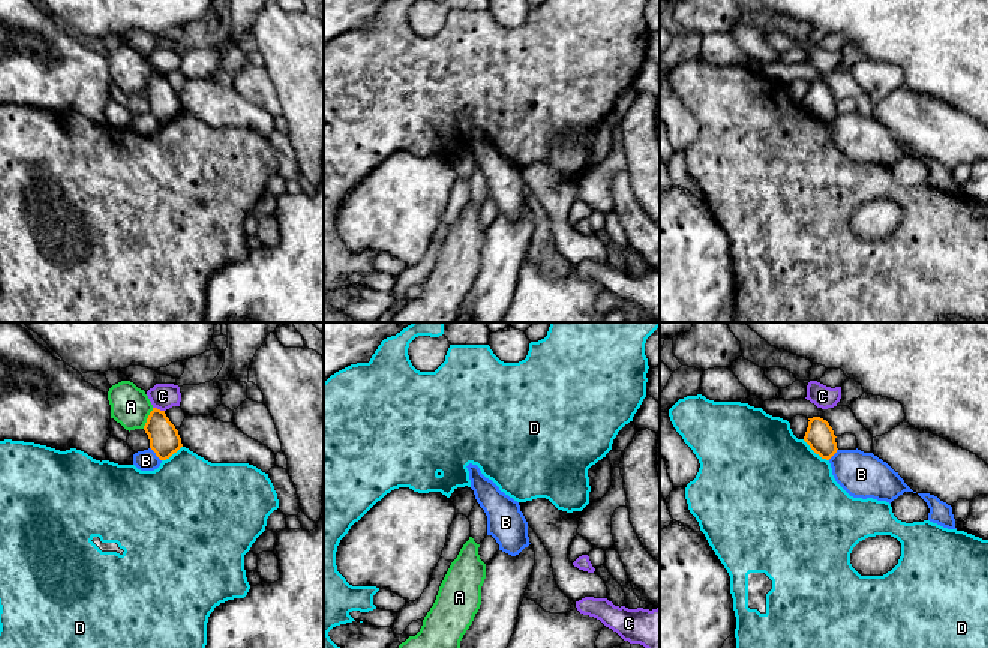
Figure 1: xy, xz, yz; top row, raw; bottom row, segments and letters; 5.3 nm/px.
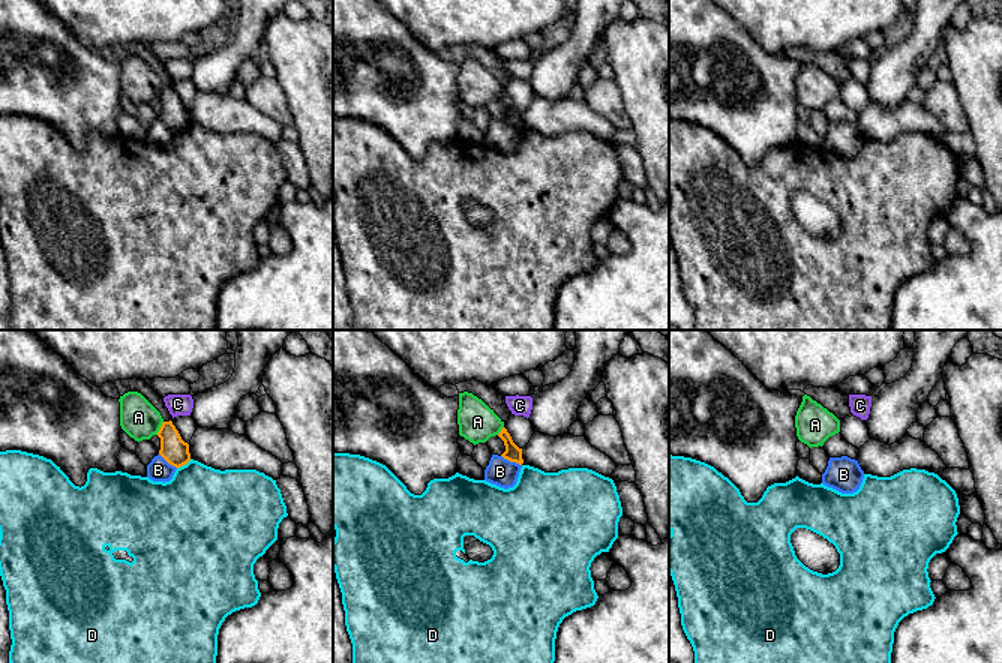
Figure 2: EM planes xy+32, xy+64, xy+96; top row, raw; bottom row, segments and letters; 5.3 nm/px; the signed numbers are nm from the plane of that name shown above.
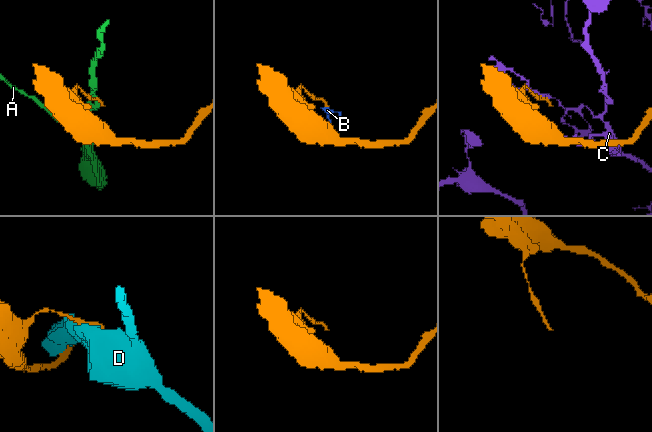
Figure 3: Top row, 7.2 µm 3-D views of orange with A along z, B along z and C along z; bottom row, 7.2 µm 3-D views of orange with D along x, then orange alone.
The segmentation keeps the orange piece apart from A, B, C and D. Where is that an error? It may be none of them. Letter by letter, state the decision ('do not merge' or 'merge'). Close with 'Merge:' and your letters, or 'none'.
A: do not merge
B: do not merge
C: do not merge
D: do not merge
Merge: none

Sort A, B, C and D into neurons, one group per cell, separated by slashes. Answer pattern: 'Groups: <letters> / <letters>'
Groups: A / B / C / D

